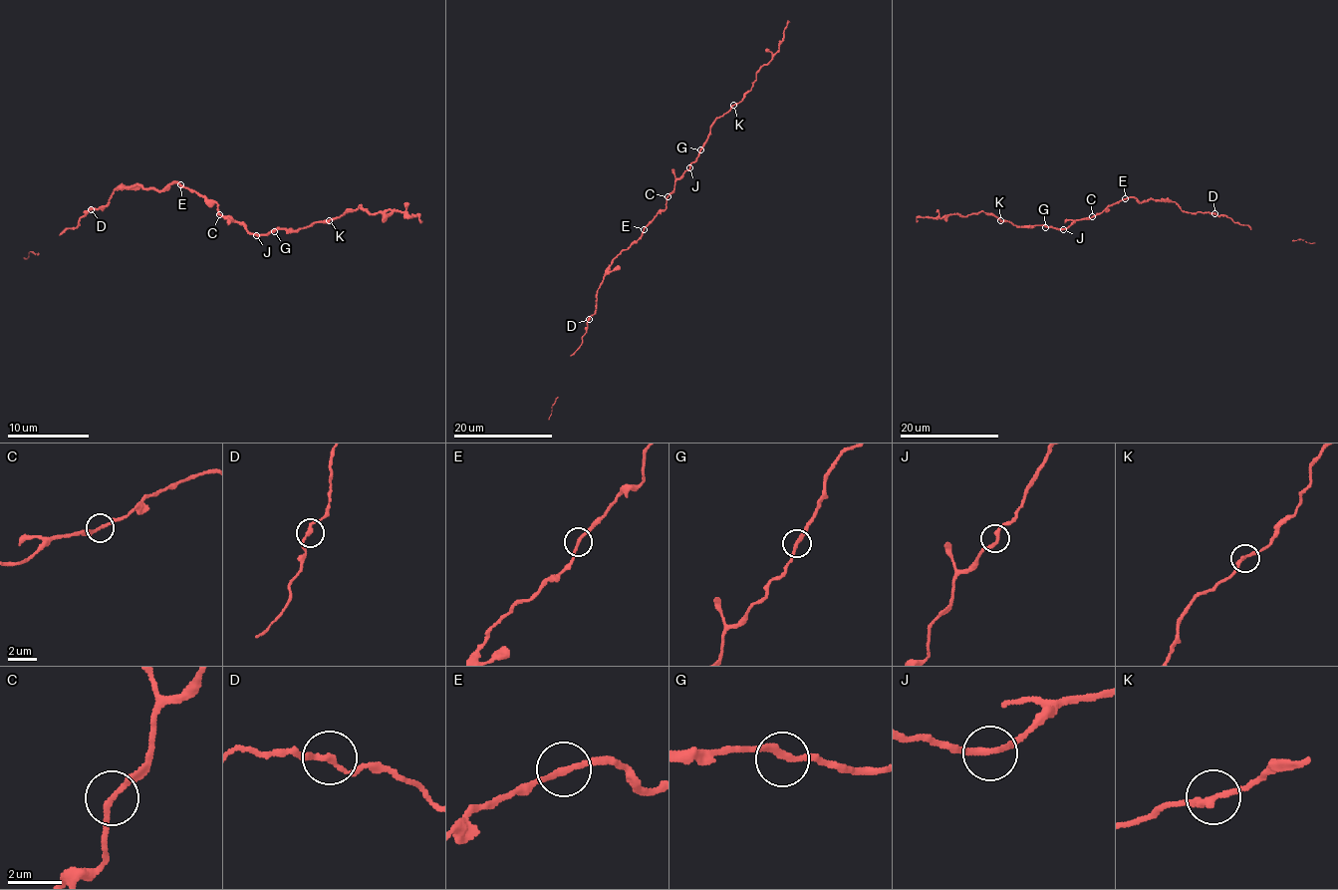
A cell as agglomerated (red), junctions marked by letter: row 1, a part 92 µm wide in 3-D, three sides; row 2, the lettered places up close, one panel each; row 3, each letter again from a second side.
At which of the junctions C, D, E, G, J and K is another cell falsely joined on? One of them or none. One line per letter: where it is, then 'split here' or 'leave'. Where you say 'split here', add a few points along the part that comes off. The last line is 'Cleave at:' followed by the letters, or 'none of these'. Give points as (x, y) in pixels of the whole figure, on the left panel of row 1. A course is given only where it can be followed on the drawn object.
C: at (219, 214); leave
D: at (91, 209); leave
E: at (180, 184); leave
G: at (274, 231); leave
J: at (256, 235); leave
K: at (329, 220); leave
Cleave at: none of these

